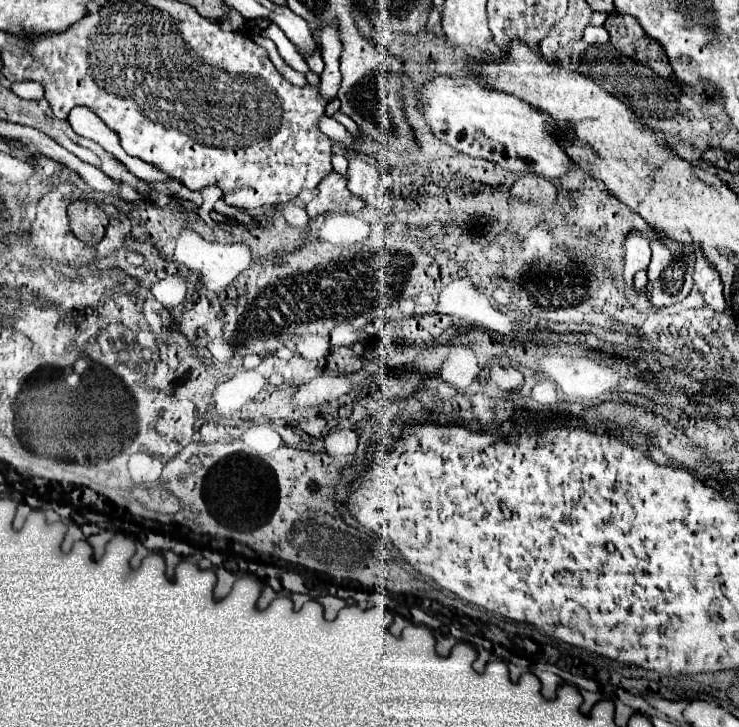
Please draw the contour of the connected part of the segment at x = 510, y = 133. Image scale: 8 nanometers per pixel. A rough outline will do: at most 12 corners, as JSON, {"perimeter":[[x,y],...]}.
{"perimeter":[[429,78],[417,108],[439,140],[513,172],[571,158],[537,108],[473,78]]}

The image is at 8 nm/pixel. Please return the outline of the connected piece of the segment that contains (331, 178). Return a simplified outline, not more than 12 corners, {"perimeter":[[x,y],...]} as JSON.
{"perimeter":[[331,172],[307,204],[309,218],[323,212],[357,212],[365,202],[347,178]]}

